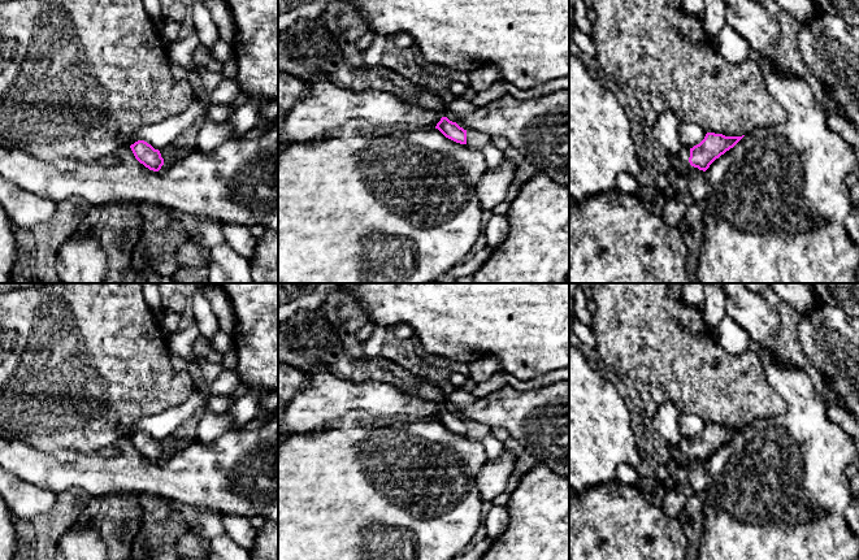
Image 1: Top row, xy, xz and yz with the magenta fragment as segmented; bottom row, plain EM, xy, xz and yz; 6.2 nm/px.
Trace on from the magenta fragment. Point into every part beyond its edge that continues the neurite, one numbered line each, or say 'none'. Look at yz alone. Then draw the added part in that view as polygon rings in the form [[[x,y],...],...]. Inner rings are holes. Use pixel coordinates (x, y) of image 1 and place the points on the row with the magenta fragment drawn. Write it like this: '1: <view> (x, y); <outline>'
1: yz (680, 161); [[[684,146],[681,147],[678,153],[671,155],[671,165],[672,168],[676,169],[678,175],[684,175],[689,173],[691,168],[689,162],[689,157],[690,157],[690,149]]]

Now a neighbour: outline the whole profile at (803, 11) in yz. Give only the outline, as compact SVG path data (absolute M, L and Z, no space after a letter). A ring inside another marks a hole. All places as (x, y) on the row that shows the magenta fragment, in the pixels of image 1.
M775 0L782 9L789 12L798 22L807 22L823 9L817 0Z

